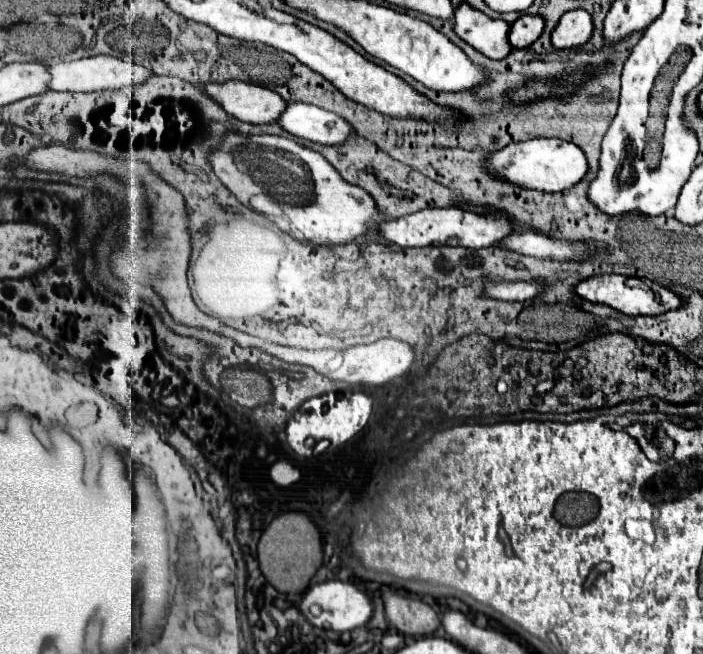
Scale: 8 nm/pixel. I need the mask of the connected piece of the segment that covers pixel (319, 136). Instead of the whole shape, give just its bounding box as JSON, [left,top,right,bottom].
[276,102,352,144]

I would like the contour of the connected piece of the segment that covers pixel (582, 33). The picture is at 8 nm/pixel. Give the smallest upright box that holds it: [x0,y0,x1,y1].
[552,10,594,48]

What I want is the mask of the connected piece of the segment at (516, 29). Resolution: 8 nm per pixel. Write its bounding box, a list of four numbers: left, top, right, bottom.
[510,14,544,48]

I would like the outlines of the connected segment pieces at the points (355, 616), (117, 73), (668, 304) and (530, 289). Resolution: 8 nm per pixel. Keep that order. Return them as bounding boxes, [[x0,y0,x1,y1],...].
[[296,580,374,632],[46,56,152,92],[574,274,680,316],[486,282,542,302]]

